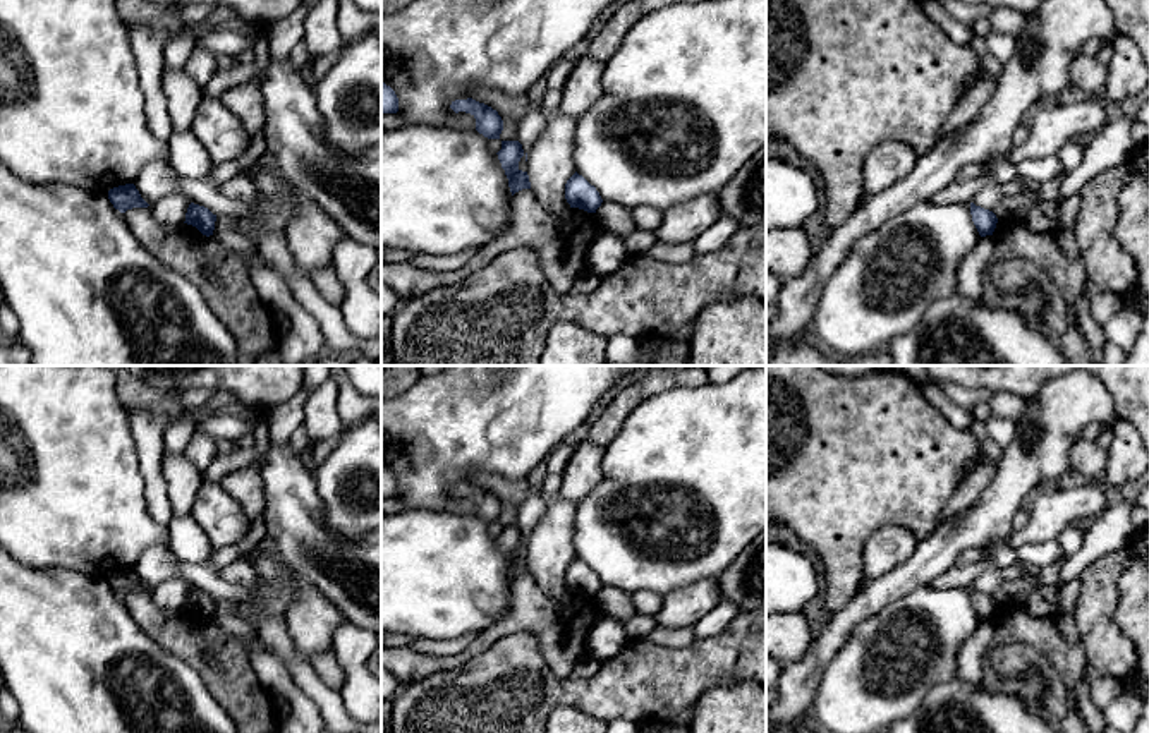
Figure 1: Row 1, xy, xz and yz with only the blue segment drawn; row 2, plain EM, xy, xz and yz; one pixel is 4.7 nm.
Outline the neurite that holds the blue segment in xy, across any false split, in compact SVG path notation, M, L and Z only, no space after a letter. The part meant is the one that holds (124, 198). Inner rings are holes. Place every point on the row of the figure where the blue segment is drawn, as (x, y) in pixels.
M134 184L119 185L108 191L108 199L115 209L125 213L132 208L148 208Z

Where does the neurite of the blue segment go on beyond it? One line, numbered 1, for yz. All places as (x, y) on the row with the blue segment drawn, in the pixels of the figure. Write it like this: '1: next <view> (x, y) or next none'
1: next none

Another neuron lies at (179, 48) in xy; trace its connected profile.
M185 33L172 38L163 51L163 76L168 70L184 69L185 62L196 48L198 38L192 38Z

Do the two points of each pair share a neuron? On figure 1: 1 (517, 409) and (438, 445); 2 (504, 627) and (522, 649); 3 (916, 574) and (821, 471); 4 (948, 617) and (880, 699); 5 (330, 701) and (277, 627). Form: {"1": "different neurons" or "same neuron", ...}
{"1": "same neuron", "2": "different neurons", "3": "different neurons", "4": "same neuron", "5": "same neuron"}

